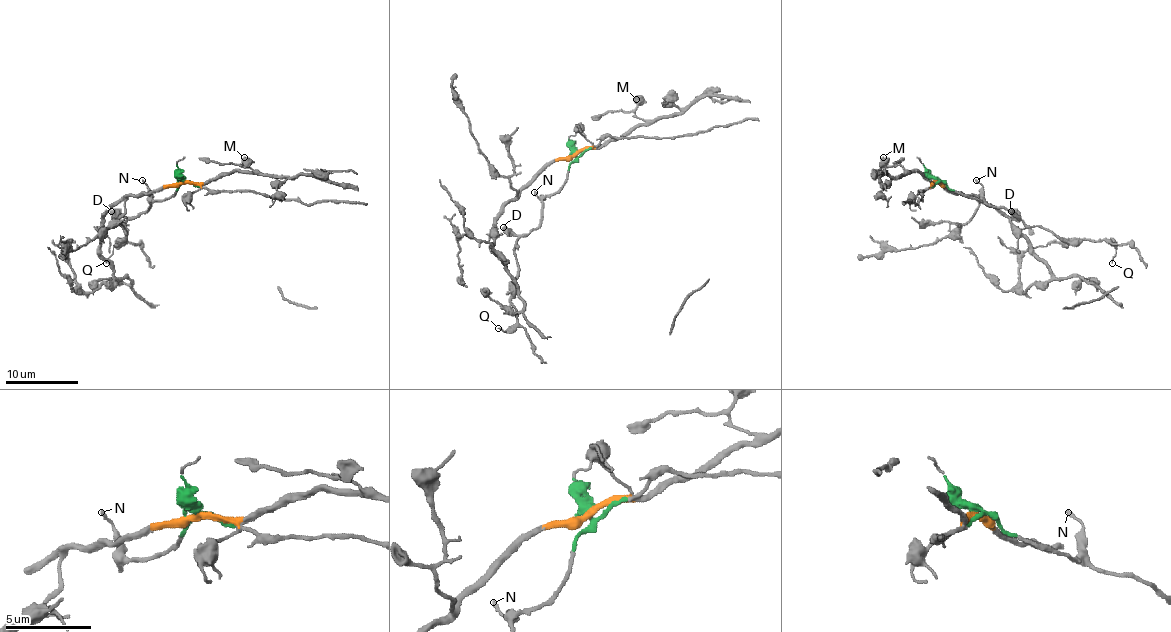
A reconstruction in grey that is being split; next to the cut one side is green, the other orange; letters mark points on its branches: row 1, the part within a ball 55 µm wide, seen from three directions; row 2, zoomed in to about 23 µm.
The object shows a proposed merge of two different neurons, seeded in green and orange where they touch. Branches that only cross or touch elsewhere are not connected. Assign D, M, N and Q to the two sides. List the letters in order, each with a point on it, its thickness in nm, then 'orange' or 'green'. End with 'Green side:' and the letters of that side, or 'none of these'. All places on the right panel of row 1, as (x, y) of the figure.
D: at (1011, 211); 650 nm thick; green
M: at (883, 157); 600 nm thick; orange
N: at (976, 180); 170 nm thick; green
Q: at (1112, 263); 100 nm thick; green
Green side: D, N, Q

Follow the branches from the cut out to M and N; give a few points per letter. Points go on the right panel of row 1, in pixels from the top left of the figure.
M: (937, 180), (932, 182), (919, 171), (888, 165), (882, 156)
N: (937, 180), (977, 200), (981, 198), (981, 185), (975, 180)

